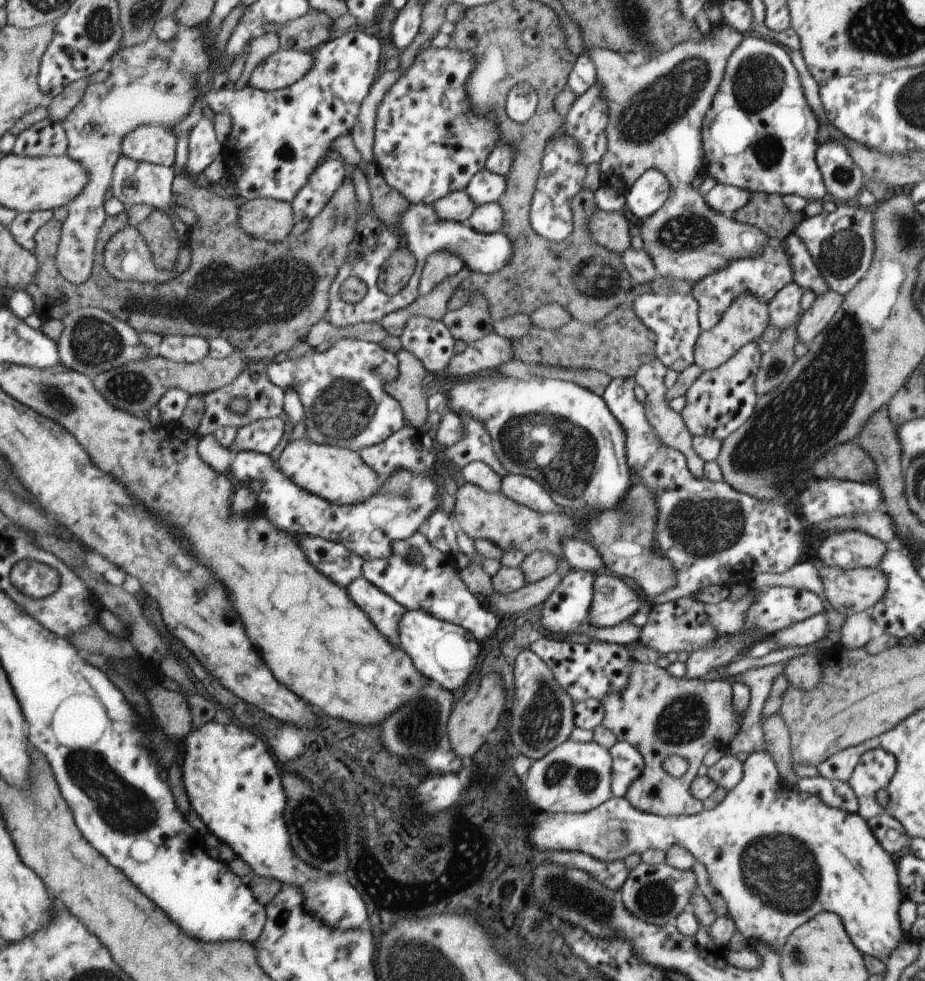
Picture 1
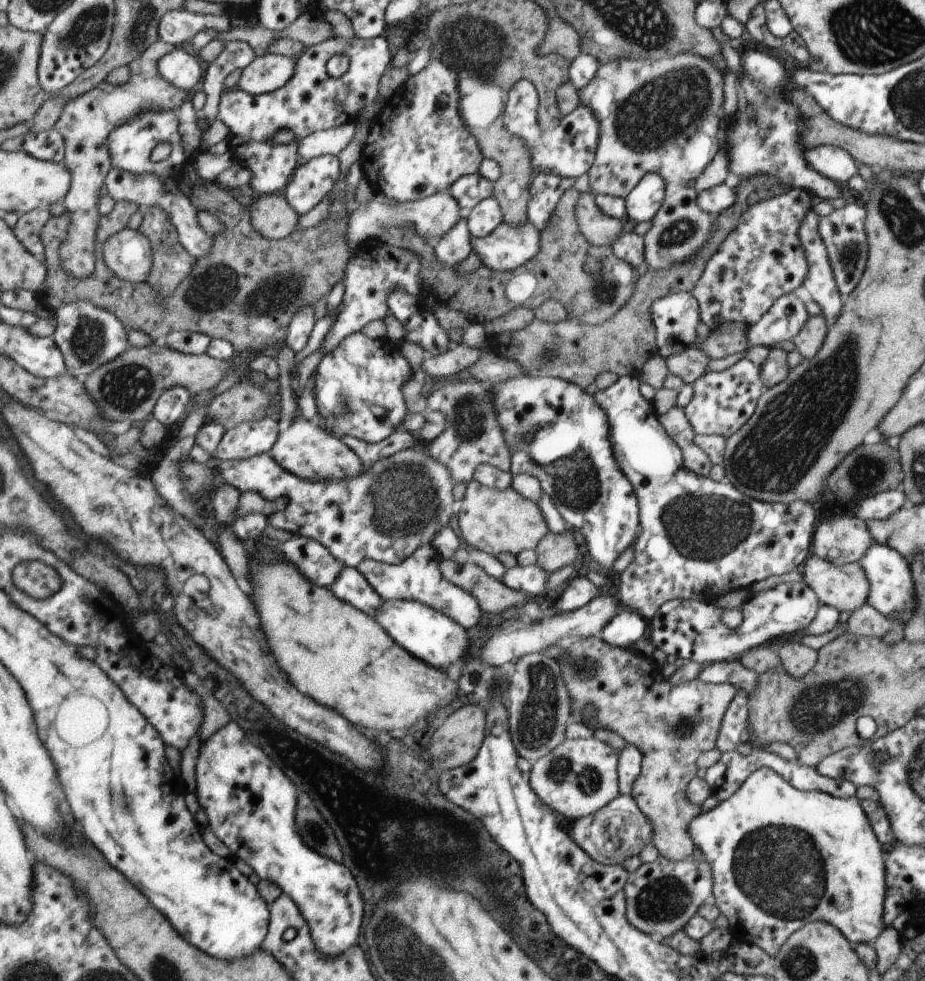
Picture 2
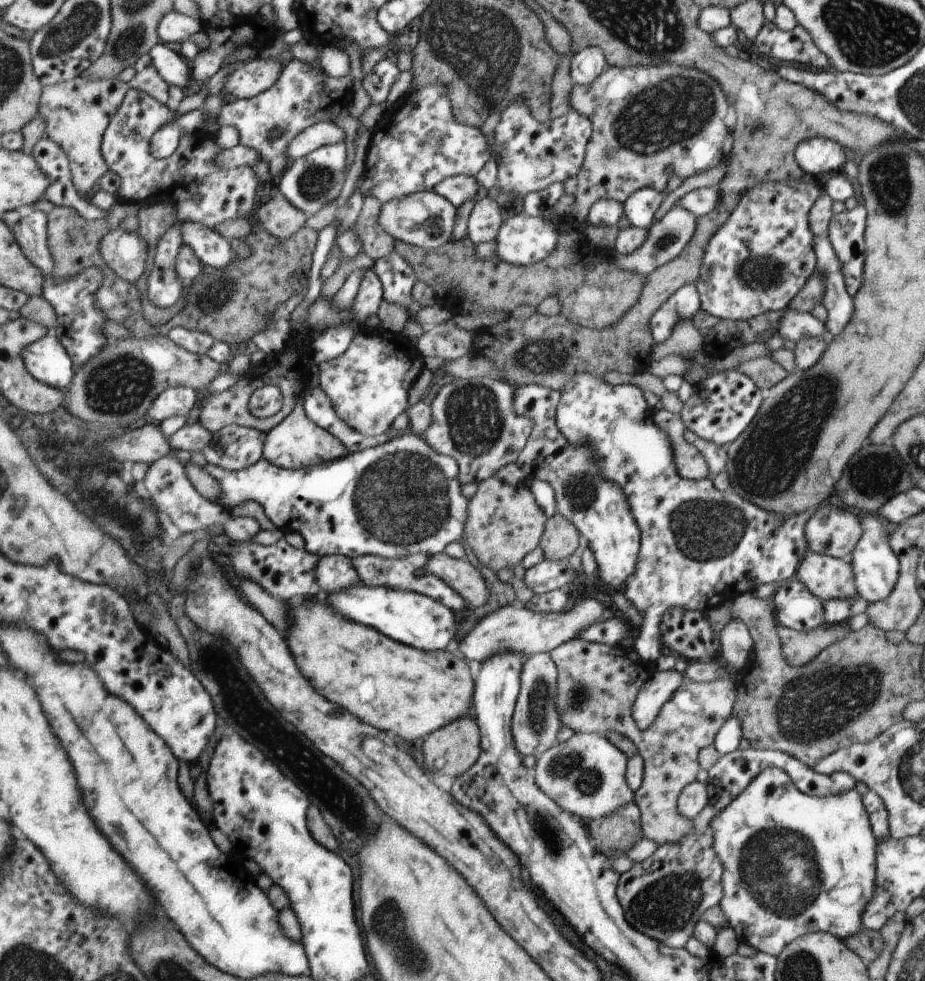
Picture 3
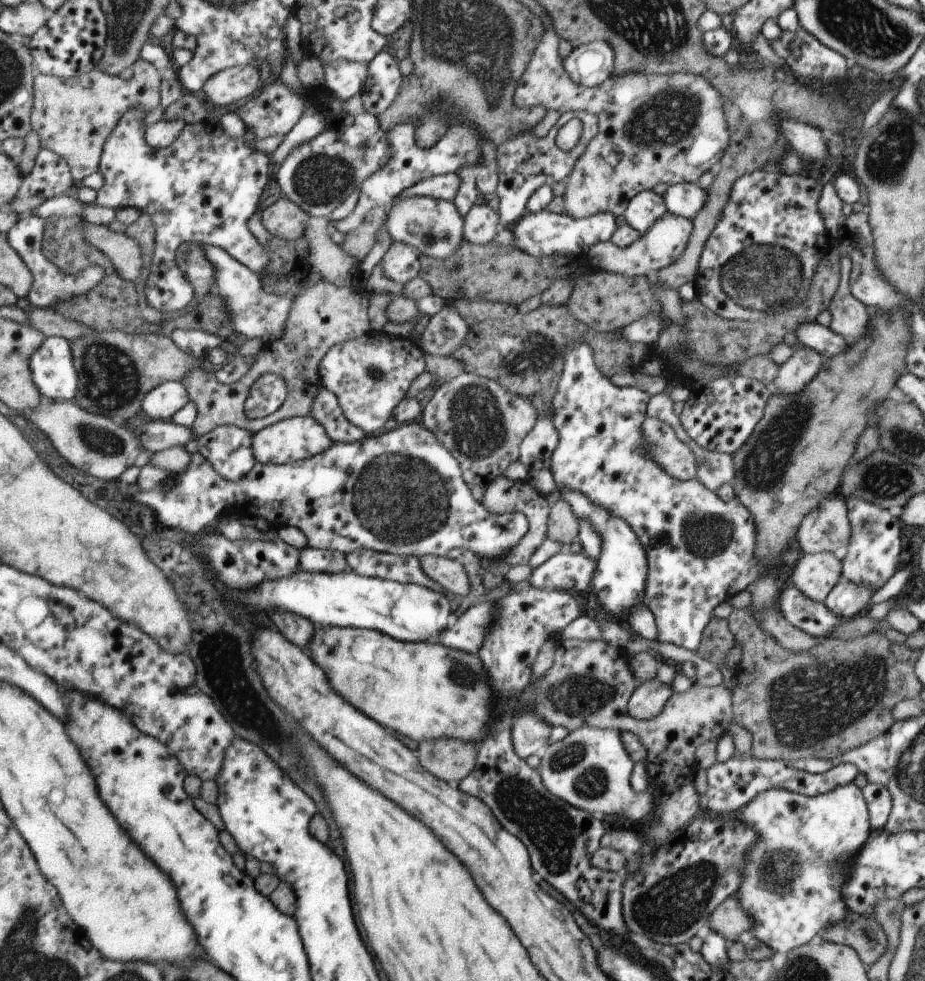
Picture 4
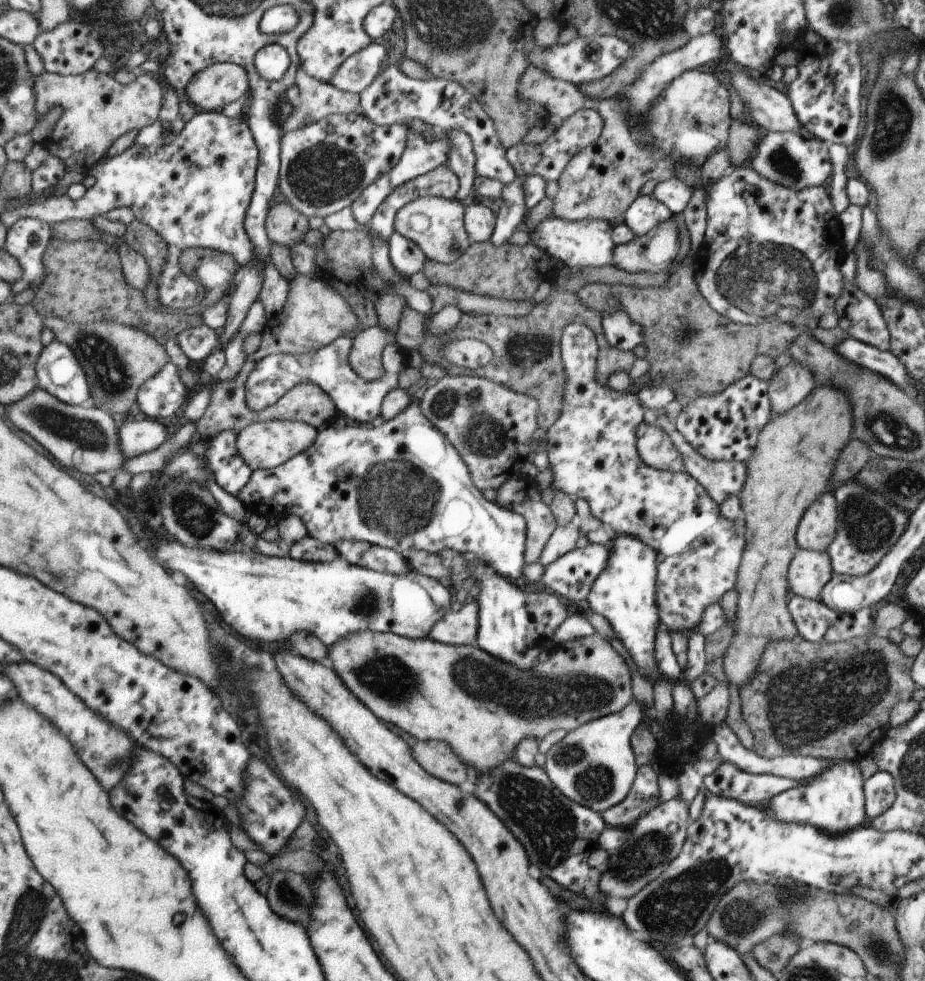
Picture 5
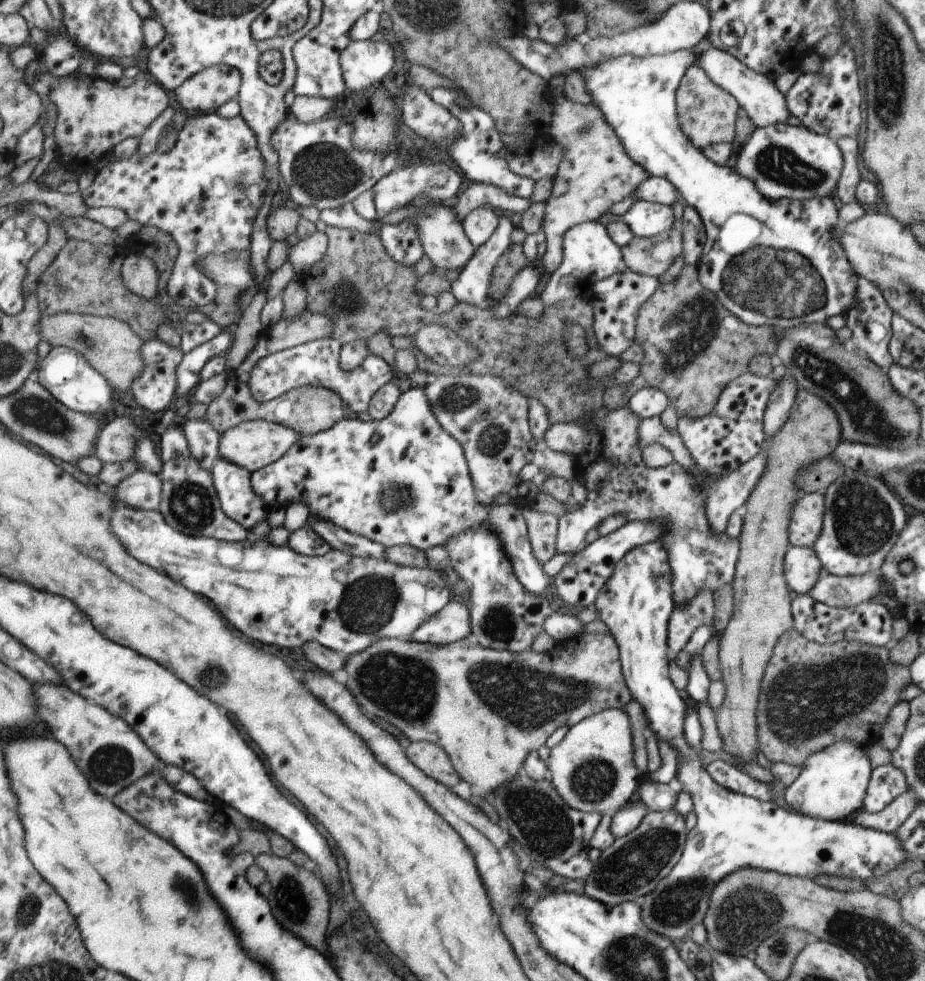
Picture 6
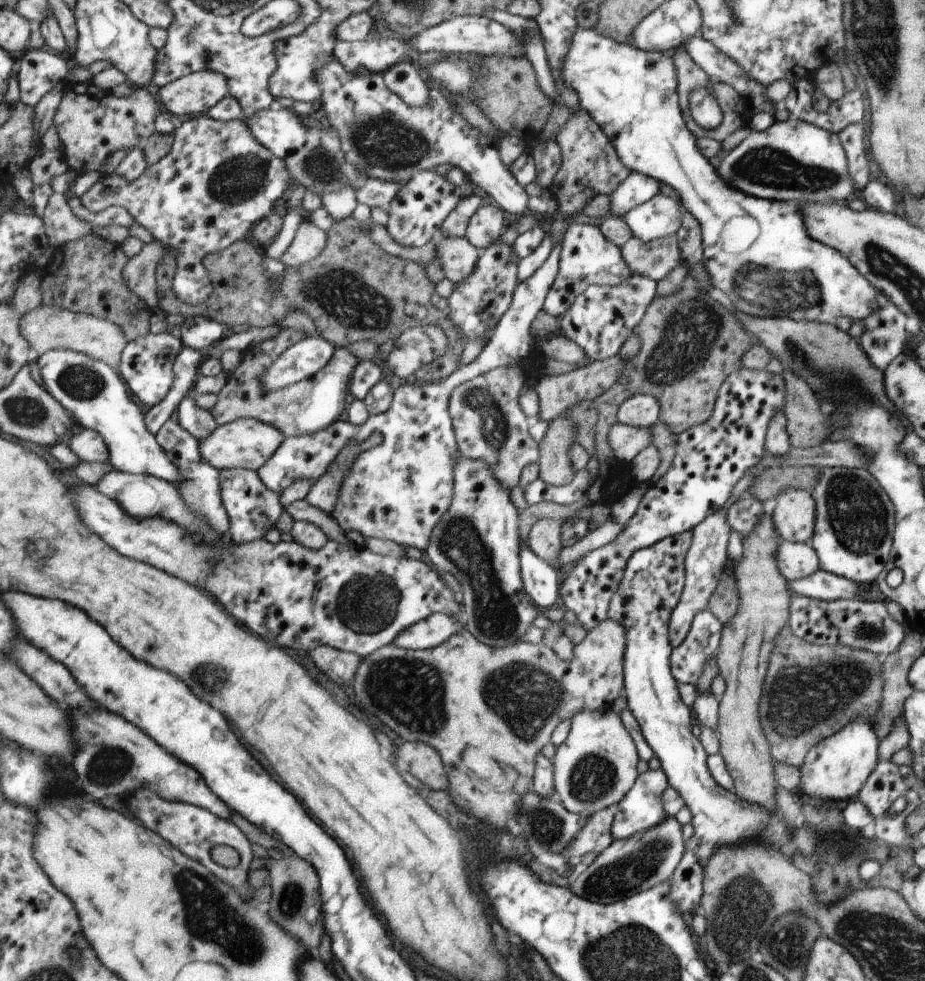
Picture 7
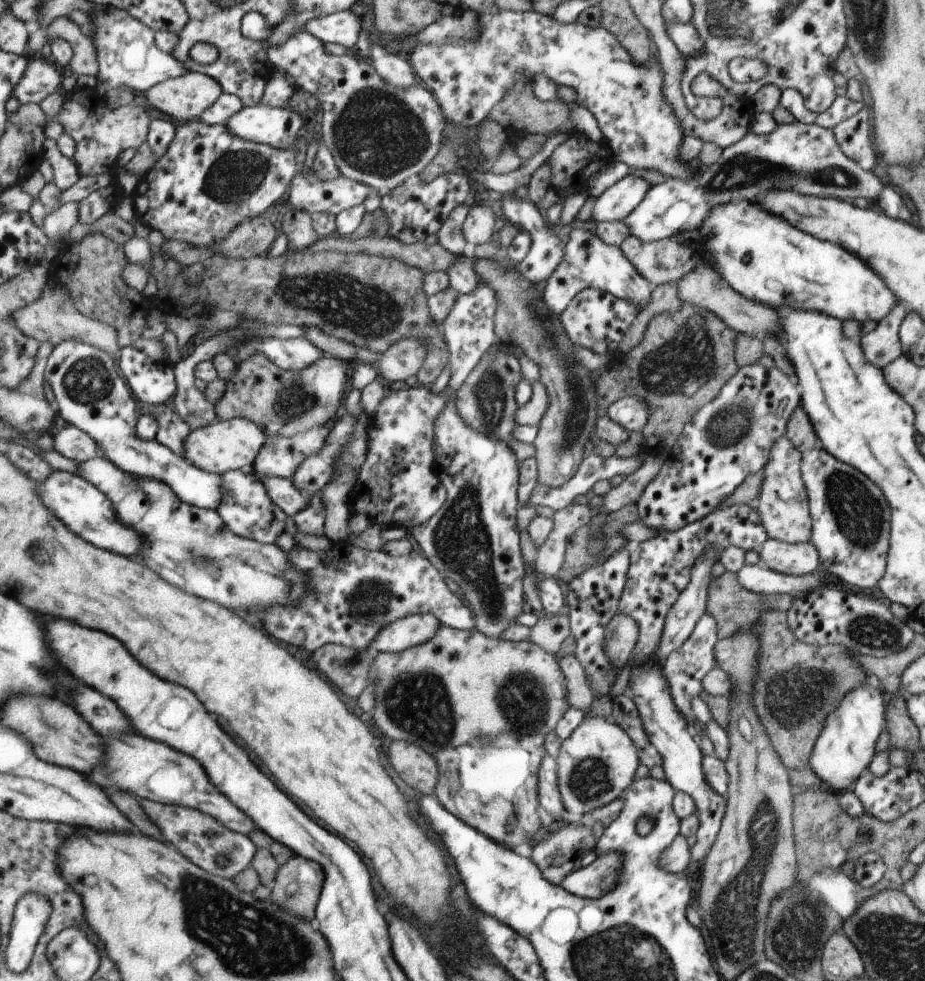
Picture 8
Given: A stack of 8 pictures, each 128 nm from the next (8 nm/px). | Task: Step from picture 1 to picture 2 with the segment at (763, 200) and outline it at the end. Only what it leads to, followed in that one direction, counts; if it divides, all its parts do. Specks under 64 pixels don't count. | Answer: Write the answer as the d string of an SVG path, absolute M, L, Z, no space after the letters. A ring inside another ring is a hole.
M751 176L745 180L739 180L737 186L733 188L735 192L735 202L725 208L720 215L714 219L710 236L707 242L695 256L689 256L685 262L673 264L671 268L664 270L646 270L640 273L638 282L634 285L630 299L614 316L605 320L601 328L590 328L595 340L587 340L591 344L581 346L579 340L583 340L584 332L587 334L588 325L581 323L574 318L566 318L560 322L544 322L533 318L522 330L515 332L499 332L497 335L487 335L484 338L489 351L507 360L515 360L519 368L524 368L527 376L547 376L565 380L575 384L579 389L588 390L592 388L594 378L601 372L639 377L639 372L645 366L647 360L657 354L657 341L655 340L655 328L651 319L651 307L659 298L666 297L678 291L690 292L697 283L699 276L702 276L703 268L709 262L710 257L721 247L727 234L735 230L739 221L739 216L751 206L761 200L767 200L771 196L783 194L788 189L785 184L781 184L777 178L771 176Z

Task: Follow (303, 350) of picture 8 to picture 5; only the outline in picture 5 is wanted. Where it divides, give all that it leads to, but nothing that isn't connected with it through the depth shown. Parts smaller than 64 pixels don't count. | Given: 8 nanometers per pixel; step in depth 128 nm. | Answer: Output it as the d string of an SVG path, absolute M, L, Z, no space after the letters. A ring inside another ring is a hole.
M339 337L333 344L323 347L315 353L305 355L271 354L266 359L259 360L255 370L249 374L245 384L245 400L255 412L266 411L279 402L294 386L305 381L313 381L330 393L336 407L345 417L358 422L371 422L379 414L385 396L397 388L397 380L401 370L407 364L405 352L395 346L395 342L386 344L380 352L382 374L374 381L366 381L355 372L350 363L350 354L354 348L354 337Z

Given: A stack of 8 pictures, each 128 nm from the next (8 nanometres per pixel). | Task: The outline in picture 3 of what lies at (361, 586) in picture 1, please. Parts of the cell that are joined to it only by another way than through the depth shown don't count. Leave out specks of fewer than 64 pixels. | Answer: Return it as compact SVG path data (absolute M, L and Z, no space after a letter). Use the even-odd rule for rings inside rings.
M326 555L315 568L315 580L324 594L339 593L360 583L352 559L342 555Z

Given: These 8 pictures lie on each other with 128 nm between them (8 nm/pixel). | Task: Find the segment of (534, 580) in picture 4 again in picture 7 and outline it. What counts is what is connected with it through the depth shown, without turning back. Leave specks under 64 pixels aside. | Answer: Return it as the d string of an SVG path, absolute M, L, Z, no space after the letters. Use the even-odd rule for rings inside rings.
M740 369L735 371L718 389L717 402L711 416L702 424L690 427L687 431L675 436L675 456L671 464L655 482L649 484L645 490L633 517L623 525L623 530L615 540L585 554L578 559L571 570L560 576L559 597L564 605L564 610L575 614L577 622L586 632L593 630L599 622L607 619L609 600L617 590L617 584L623 578L623 570L627 560L639 549L659 543L659 540L676 536L692 530L697 524L702 523L707 516L711 516L731 498L737 483L759 464L765 452L765 437L775 412L783 412L786 403L786 384L781 376L769 376L767 372L754 369Z

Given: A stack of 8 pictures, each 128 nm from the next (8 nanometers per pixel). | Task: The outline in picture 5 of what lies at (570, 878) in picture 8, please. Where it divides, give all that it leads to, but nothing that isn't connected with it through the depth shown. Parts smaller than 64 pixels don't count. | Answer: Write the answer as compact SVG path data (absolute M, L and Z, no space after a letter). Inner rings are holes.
M676 796L655 805L634 822L629 828L628 839L608 854L608 869L601 872L598 886L601 898L629 898L667 868L685 840L686 828L690 822L687 809L688 804Z

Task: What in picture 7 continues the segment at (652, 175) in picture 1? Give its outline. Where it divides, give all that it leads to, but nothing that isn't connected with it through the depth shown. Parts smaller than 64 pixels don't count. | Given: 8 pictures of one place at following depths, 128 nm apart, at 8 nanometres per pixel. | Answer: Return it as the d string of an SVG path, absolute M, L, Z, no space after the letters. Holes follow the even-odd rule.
M658 191L653 198L625 212L622 220L632 237L651 241L676 234L682 223L683 211L678 195L668 197Z

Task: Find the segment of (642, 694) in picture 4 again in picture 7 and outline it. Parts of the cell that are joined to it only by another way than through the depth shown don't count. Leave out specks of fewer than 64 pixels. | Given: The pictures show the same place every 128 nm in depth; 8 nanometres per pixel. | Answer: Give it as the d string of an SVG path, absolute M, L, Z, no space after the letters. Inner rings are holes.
M609 708L581 710L570 719L570 728L562 744L555 747L555 756L550 760L553 770L555 797L563 808L581 816L594 815L606 807L614 807L633 787L638 779L638 752L633 738L622 723L621 717Z

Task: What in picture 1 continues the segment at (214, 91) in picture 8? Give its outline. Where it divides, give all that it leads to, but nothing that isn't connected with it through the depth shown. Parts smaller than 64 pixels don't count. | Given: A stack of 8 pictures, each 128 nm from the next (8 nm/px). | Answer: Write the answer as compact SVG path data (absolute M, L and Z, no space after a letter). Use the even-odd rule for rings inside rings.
M280 48L257 66L249 86L266 91L290 87L300 81L314 64L313 52Z

